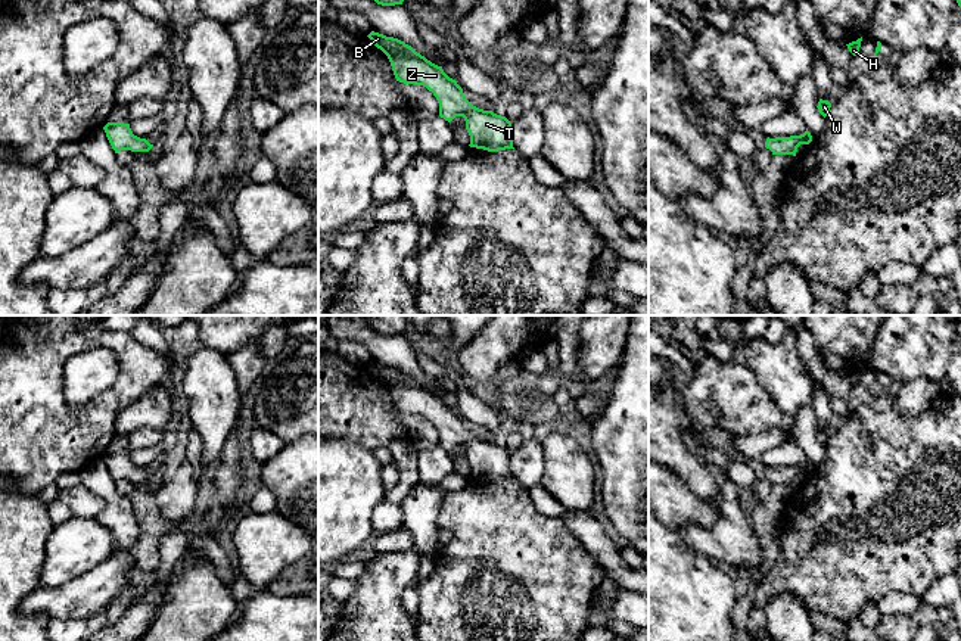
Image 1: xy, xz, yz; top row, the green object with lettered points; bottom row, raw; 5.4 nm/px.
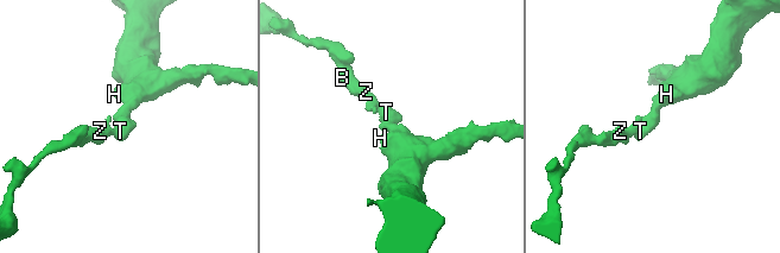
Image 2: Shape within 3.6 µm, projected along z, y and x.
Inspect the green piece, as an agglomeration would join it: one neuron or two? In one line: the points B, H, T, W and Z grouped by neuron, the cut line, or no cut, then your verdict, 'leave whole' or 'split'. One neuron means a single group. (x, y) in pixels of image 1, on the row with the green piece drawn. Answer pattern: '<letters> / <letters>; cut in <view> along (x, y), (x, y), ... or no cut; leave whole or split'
B H T W Z; no cut; leave whole

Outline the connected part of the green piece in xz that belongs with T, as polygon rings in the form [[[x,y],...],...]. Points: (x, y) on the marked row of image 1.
[[[371,31],[367,35],[389,59],[396,81],[423,85],[439,103],[439,116],[451,122],[463,116],[470,136],[470,147],[498,152],[514,149],[510,136],[511,122],[492,111],[472,105],[455,80],[442,66],[427,60],[404,41]]]

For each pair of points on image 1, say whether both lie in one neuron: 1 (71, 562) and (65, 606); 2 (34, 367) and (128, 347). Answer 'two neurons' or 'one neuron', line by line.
1: two neurons
2: one neuron

